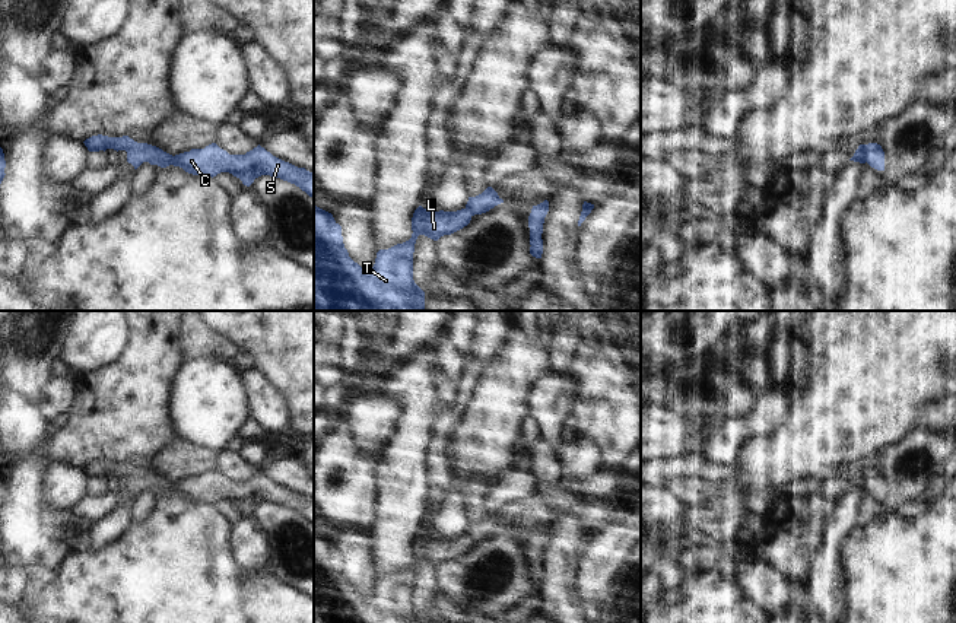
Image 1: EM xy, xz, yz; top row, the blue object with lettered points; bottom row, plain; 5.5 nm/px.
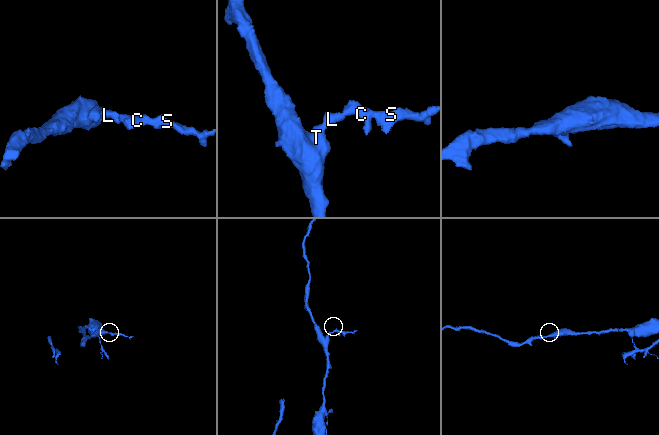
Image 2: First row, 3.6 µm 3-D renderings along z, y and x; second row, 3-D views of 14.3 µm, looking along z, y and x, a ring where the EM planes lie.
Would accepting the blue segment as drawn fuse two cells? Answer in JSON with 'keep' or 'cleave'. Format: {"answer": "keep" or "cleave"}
{"answer": "keep"}

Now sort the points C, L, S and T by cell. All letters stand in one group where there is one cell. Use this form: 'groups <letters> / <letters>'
groups C L S T

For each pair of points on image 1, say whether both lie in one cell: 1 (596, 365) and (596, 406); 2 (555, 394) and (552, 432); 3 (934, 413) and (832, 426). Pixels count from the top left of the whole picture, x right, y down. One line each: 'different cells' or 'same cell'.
1: same cell
2: same cell
3: different cells

